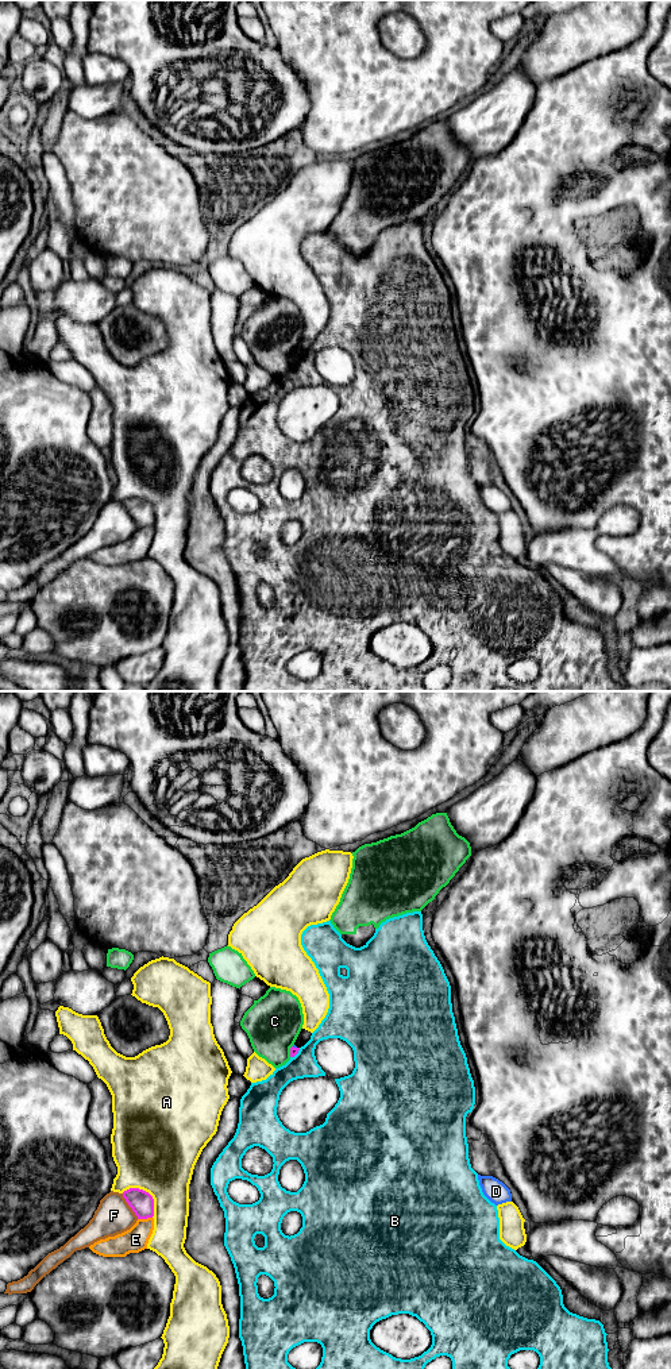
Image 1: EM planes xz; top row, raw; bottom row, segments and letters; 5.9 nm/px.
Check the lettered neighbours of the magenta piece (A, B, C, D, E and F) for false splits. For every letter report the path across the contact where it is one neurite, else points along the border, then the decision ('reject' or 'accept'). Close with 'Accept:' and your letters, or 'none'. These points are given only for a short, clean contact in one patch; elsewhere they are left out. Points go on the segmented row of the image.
A: reject
B: reject
C: along xz (292, 1045), (289, 1056) | reject
D: along xz (292, 1047), (296, 1048) | reject
E: reject
F: reject
Accept: none

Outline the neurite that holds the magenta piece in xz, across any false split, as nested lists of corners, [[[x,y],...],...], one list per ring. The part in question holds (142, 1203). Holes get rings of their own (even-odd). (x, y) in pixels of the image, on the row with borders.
[[[130,1188],[123,1192],[123,1198],[132,1208],[138,1219],[154,1216],[154,1199],[149,1192],[139,1188]]]

